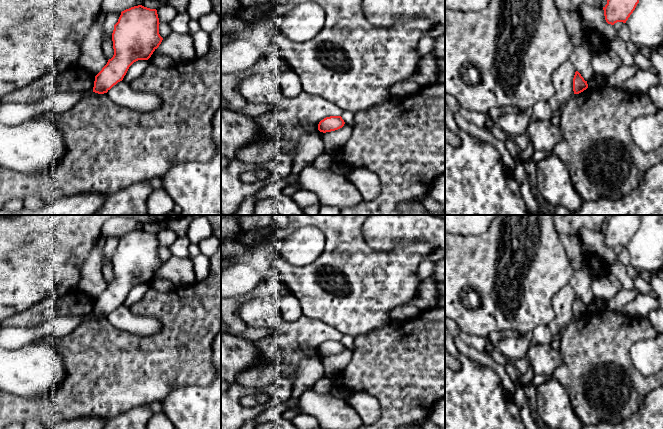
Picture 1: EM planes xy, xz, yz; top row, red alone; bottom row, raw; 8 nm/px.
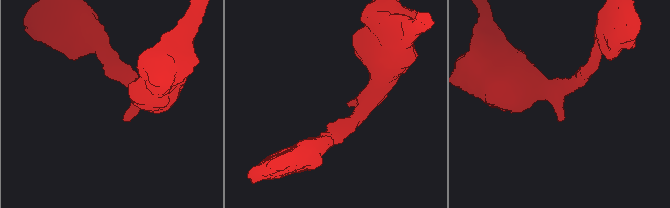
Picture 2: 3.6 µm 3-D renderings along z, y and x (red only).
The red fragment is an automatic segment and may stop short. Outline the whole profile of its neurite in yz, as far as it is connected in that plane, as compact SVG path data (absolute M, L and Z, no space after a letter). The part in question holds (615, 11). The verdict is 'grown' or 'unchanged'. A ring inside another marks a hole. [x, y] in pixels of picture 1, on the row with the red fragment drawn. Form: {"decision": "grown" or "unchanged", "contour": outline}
{"decision": "unchanged", "contour": "M607 0L603 7L606 22L611 25L626 23L638 3L639 0Z"}

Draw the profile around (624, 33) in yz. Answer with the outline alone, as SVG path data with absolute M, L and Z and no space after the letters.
M624 23L618 31L618 36L620 36L626 43L630 42L630 31L626 23Z

